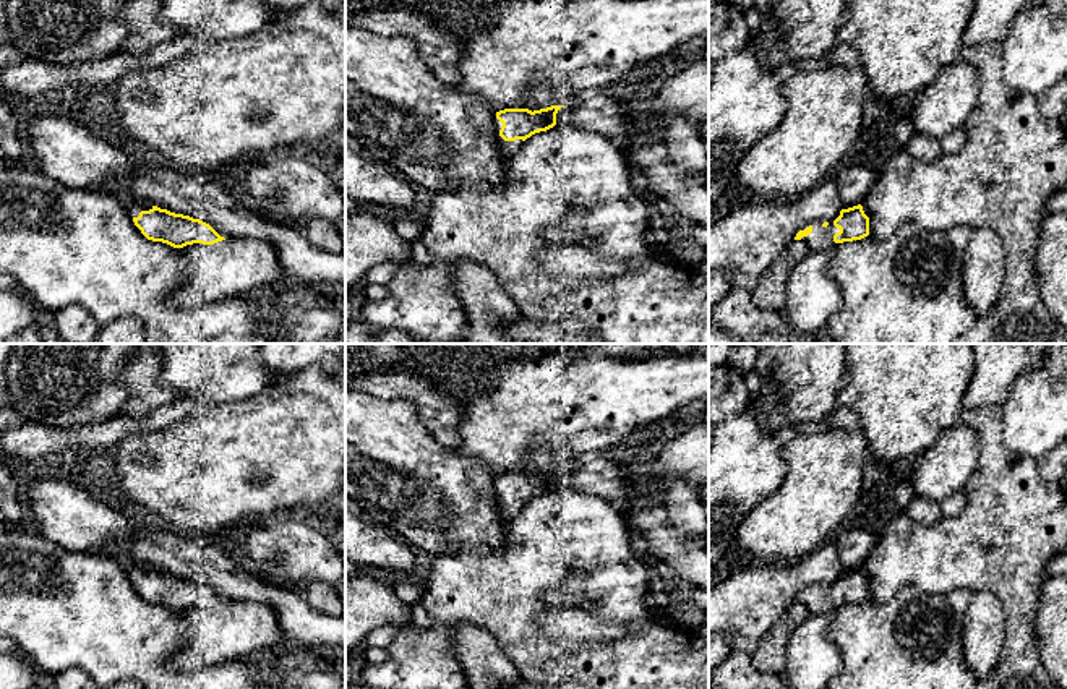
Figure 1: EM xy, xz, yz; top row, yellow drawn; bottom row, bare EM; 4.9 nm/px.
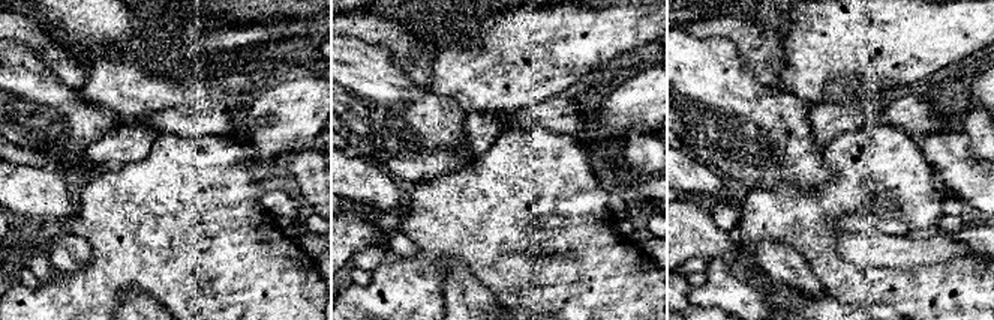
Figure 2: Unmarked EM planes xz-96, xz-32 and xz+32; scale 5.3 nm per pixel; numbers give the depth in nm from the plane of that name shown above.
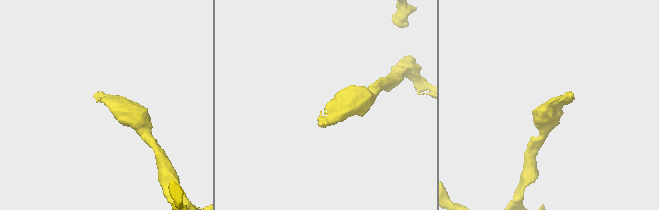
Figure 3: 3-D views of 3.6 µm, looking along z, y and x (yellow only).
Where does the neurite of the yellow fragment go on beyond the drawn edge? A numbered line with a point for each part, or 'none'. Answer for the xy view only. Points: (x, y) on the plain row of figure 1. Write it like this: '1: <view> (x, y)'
1: xy (135, 571)

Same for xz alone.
1: xz (508, 511)

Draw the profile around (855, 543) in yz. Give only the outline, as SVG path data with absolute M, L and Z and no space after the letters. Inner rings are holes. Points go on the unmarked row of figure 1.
M864 527L840 529L835 535L843 572L864 566L877 538Z

